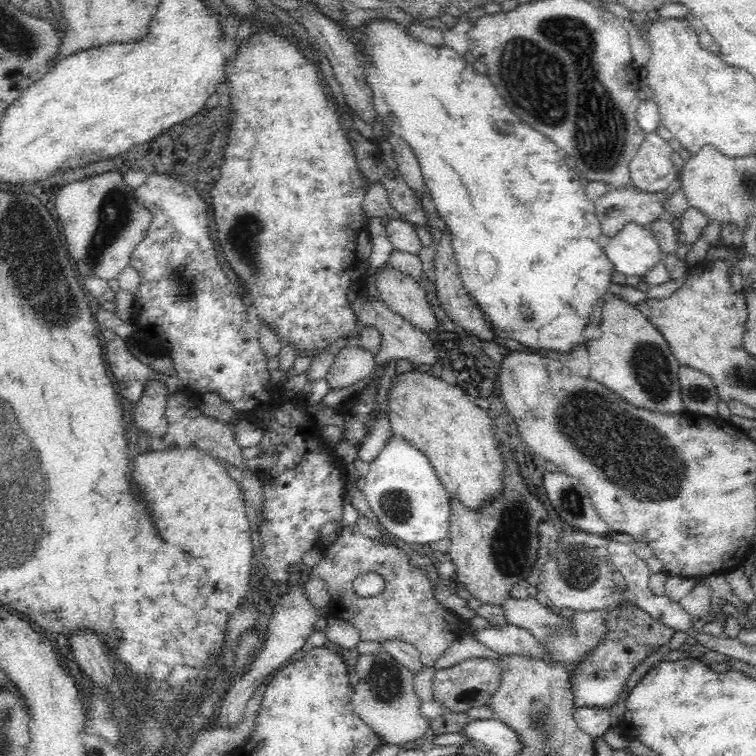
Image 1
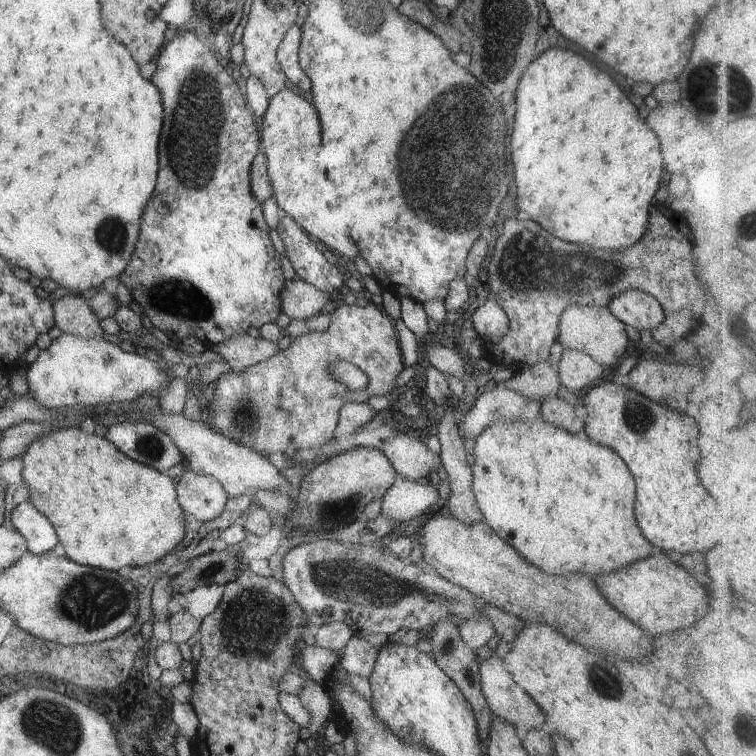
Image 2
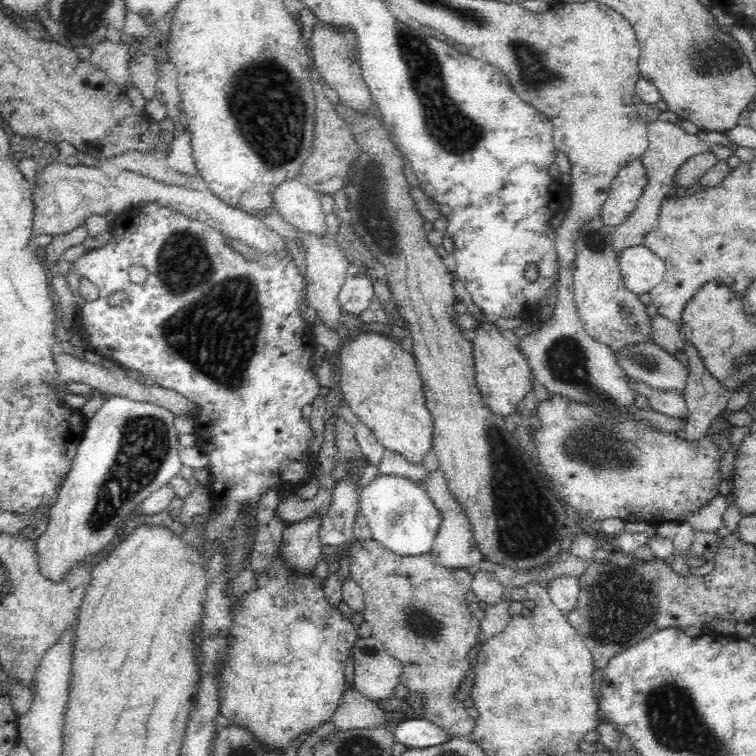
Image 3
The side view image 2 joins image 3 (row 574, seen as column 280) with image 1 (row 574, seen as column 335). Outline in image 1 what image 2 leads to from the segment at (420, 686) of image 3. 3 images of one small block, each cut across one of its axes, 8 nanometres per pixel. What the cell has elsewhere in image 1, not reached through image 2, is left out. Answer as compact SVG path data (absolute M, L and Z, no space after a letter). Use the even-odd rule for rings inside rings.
M350 525L344 527L333 544L322 551L322 559L312 568L311 578L325 580L330 594L330 614L352 623L358 630L360 641L406 642L420 651L424 666L433 667L434 662L461 638L464 620L436 601L429 572L415 568L399 545L379 544L364 537L355 525ZM370 572L382 576L384 590L365 599L355 597L352 581Z

